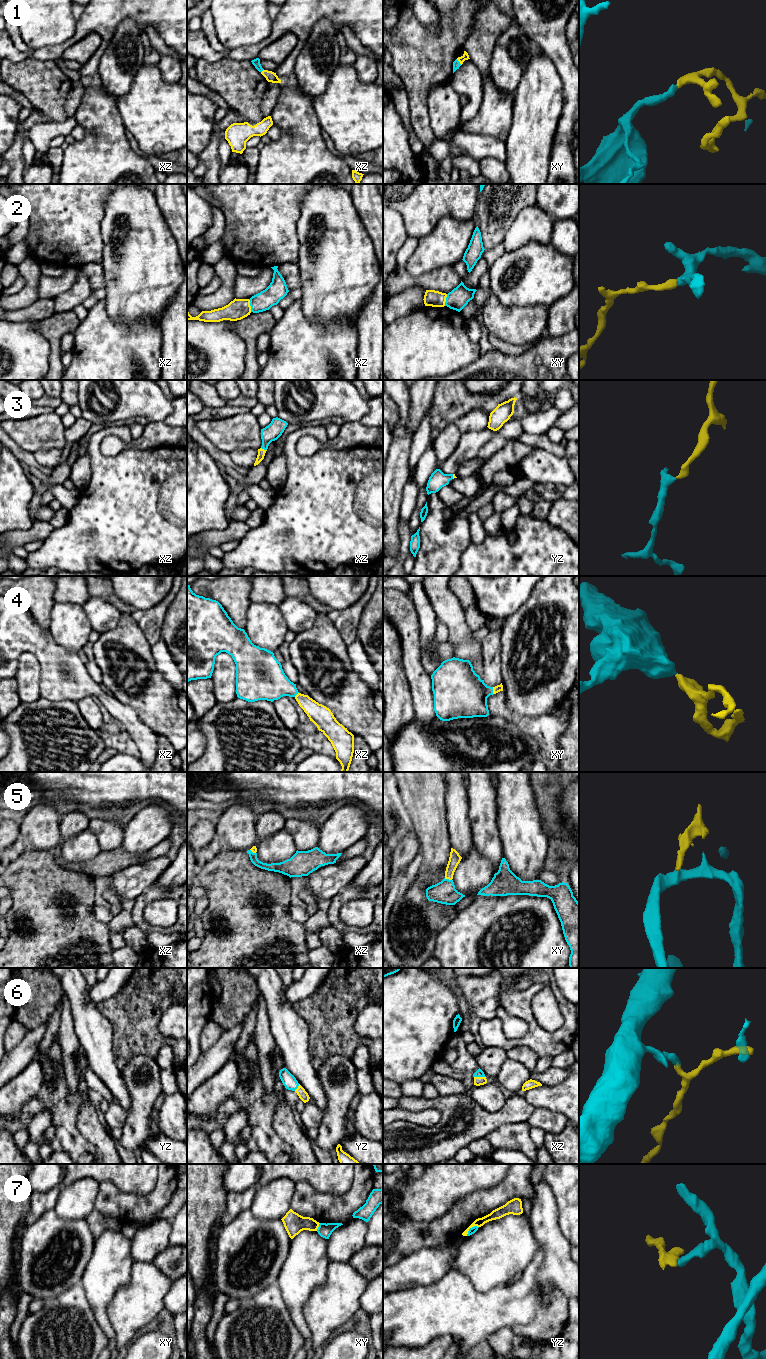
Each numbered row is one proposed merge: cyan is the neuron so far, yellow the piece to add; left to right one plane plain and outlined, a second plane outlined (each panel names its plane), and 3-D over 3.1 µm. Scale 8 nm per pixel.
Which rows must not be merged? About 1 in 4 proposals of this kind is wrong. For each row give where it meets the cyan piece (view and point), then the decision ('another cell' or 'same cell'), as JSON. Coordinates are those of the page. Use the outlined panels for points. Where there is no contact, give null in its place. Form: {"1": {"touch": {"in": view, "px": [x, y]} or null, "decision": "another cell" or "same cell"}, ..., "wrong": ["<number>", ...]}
{"1": {"touch": {"in": "xy", "px": [459, 62]}, "decision": "same cell"}, "2": {"touch": {"in": "xz", "px": [250, 305]}, "decision": "another cell"}, "3": {"touch": {"in": "xz", "px": [264, 449]}, "decision": "same cell"}, "4": {"touch": {"in": "xy", "px": [492, 690]}, "decision": "same cell"}, "5": {"touch": {"in": "xy", "px": [448, 879]}, "decision": "same cell"}, "6": {"touch": {"in": "xz", "px": [480, 1076]}, "decision": "same cell"}, "7": {"touch": {"in": "yz", "px": [470, 1228]}, "decision": "another cell"}, "wrong": ["2", "7"]}

